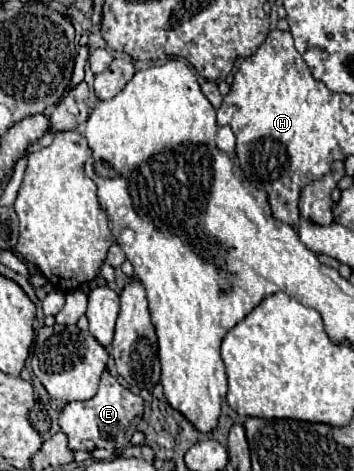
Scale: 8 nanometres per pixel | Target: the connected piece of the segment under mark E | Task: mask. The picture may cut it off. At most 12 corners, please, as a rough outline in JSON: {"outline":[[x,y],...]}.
{"outline":[[102,373],[92,399],[72,401],[60,429],[72,451],[130,445],[144,399]]}

